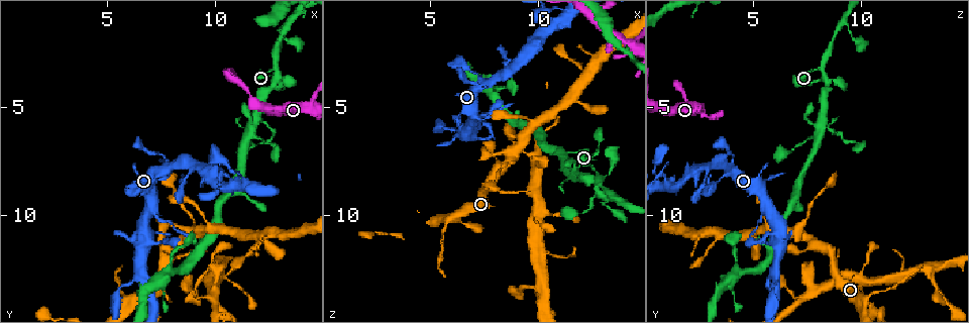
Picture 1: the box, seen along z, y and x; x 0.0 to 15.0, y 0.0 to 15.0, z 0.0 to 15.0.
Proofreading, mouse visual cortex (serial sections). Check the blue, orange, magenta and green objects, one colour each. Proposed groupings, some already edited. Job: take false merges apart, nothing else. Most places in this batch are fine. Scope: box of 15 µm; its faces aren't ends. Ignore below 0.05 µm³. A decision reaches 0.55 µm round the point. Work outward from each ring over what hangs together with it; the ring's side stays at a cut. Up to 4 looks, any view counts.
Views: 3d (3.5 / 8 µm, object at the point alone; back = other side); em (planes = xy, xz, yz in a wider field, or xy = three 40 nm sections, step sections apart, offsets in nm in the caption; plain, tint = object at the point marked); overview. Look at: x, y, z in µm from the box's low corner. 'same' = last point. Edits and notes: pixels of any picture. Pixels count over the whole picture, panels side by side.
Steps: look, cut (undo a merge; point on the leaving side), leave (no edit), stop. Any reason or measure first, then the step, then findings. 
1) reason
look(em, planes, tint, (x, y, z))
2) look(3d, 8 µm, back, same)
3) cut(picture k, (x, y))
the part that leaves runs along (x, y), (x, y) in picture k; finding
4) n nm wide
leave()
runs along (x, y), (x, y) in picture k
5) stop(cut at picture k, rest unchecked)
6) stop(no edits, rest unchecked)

sharp bend
look(3d, 8 µm, (7.9, 10.4, 7.2))

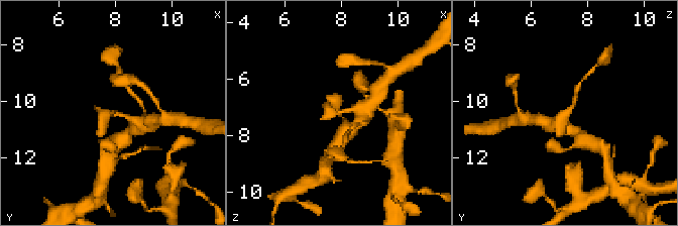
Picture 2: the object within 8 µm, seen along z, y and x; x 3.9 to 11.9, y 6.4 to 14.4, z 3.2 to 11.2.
need the tissue
look(em, xy, step 1, tint, (7.9, 10.4, 7.2))

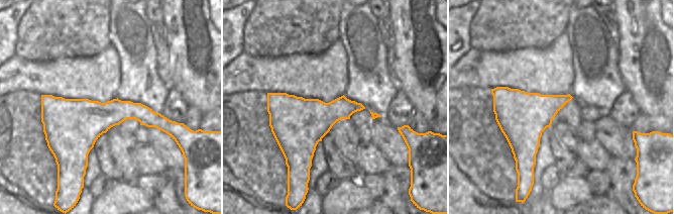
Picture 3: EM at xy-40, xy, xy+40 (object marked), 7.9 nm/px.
leave()
runs along (365, 111), (332, 112), (326, 105) in picture 2; all the same cell

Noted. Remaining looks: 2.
a fork
look(3d, 3.5 µm, back, (12.8, 3.8, 8.4))

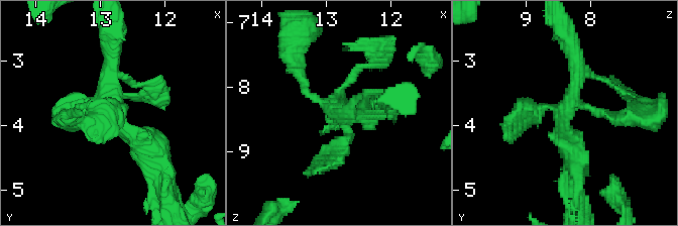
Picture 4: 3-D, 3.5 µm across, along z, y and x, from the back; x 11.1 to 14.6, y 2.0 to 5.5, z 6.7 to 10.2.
4 arms; arms of 150, 150, 300, 400 nm; shape alone is not enough
look(em, xy, step 1, tint, (12.80, 3.75, 8.40))

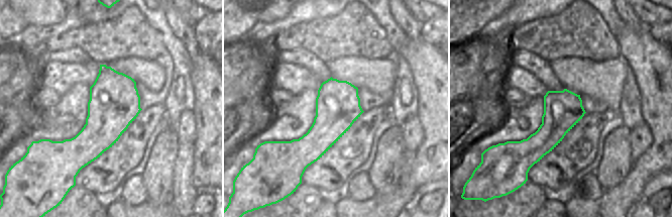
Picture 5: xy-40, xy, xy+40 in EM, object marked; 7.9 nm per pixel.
360 nm wide
leave()
runs along (125, 80), (110, 74), (107, 104), (153, 160) in picture 4; all the same cell

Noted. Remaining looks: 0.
stop(no edits, rest unchecked)

